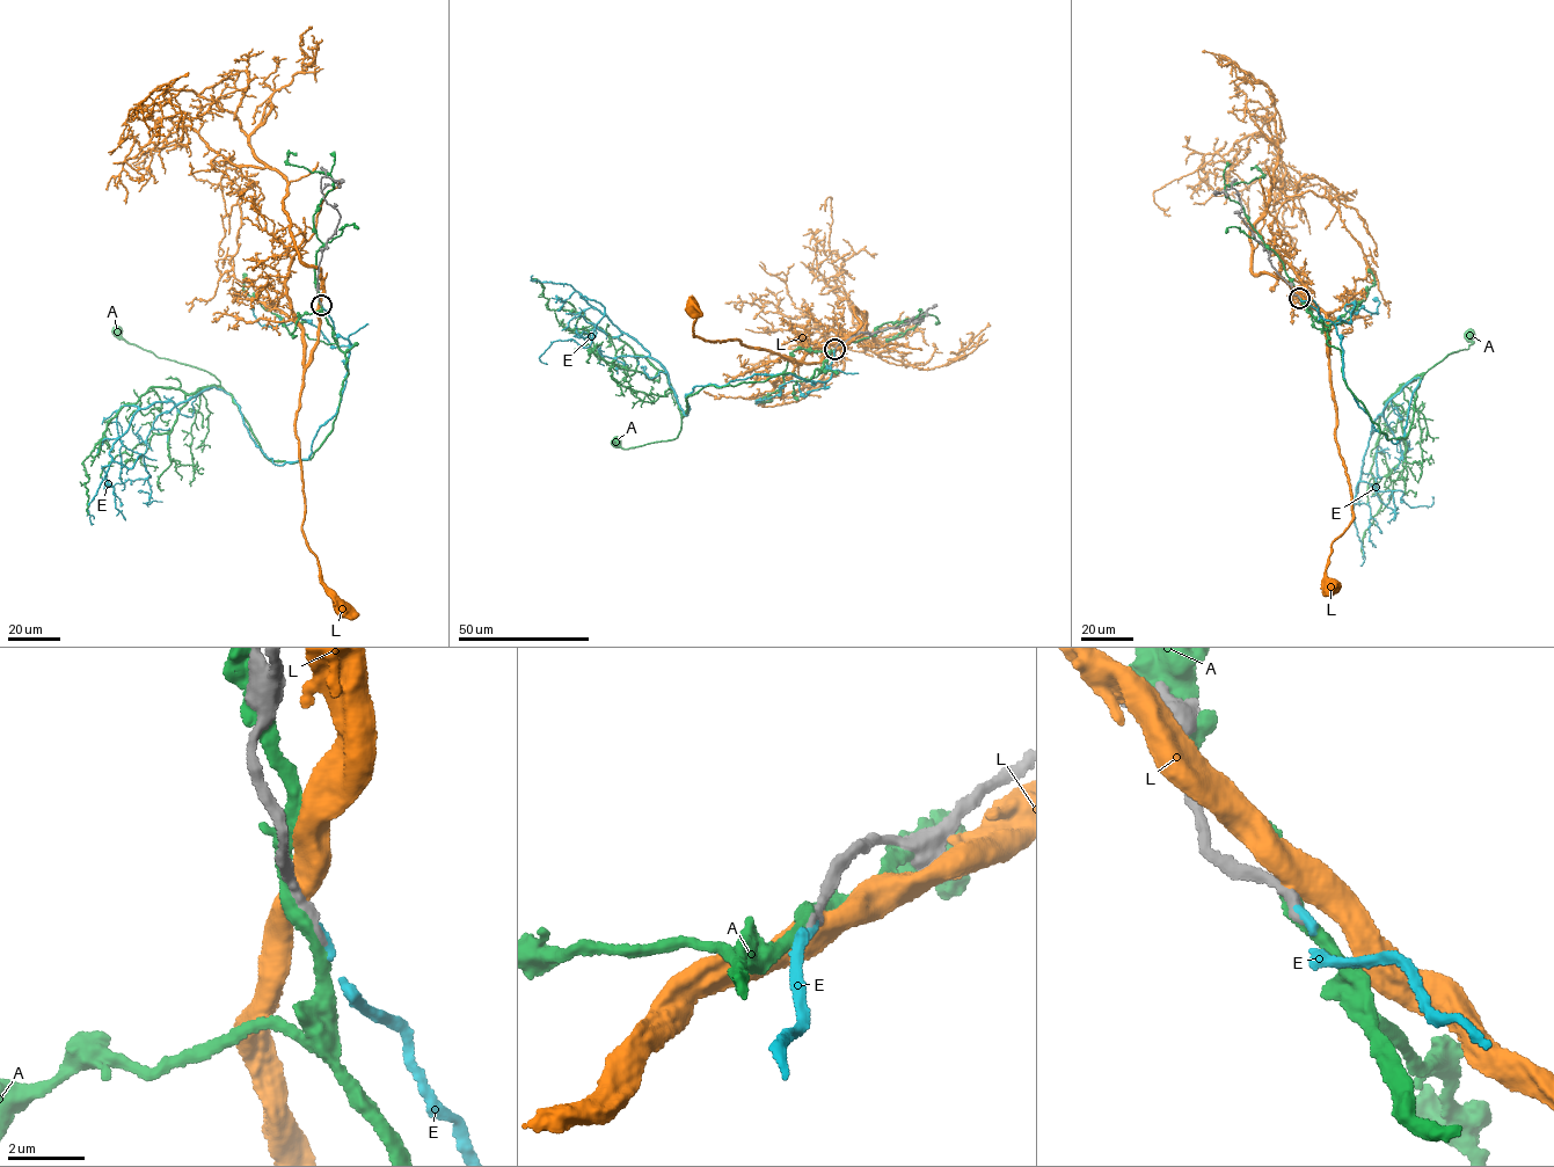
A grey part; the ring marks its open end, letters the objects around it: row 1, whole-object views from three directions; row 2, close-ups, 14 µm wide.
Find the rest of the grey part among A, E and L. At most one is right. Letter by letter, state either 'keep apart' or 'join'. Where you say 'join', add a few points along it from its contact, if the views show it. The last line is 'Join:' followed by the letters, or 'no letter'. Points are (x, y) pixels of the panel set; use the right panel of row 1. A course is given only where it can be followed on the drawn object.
A: keep apart
E: join; it runs (1299, 298), (1393, 443), (1421, 380), (1374, 420), (1356, 500), (1432, 496)
L: keep apart
Join: E

